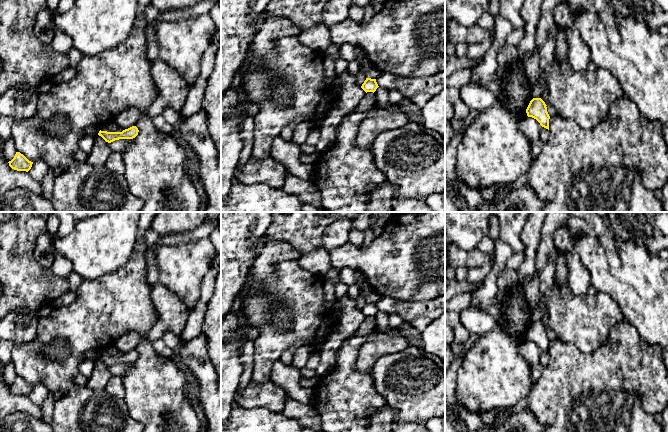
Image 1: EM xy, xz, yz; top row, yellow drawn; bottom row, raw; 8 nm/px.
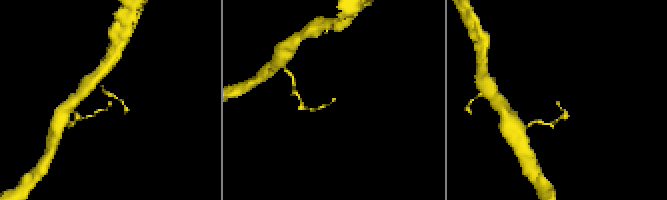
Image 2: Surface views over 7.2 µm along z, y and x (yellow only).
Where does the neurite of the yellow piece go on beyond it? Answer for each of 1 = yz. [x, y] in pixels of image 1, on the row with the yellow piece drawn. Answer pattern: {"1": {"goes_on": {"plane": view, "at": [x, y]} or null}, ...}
{"1": {"goes_on": null}}

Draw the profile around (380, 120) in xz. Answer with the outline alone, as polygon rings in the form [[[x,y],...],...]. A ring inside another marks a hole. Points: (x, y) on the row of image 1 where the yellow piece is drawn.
[[[377,107],[359,124],[356,144],[359,148],[372,148],[374,140],[382,132],[400,128],[408,121],[405,112],[389,112]]]

